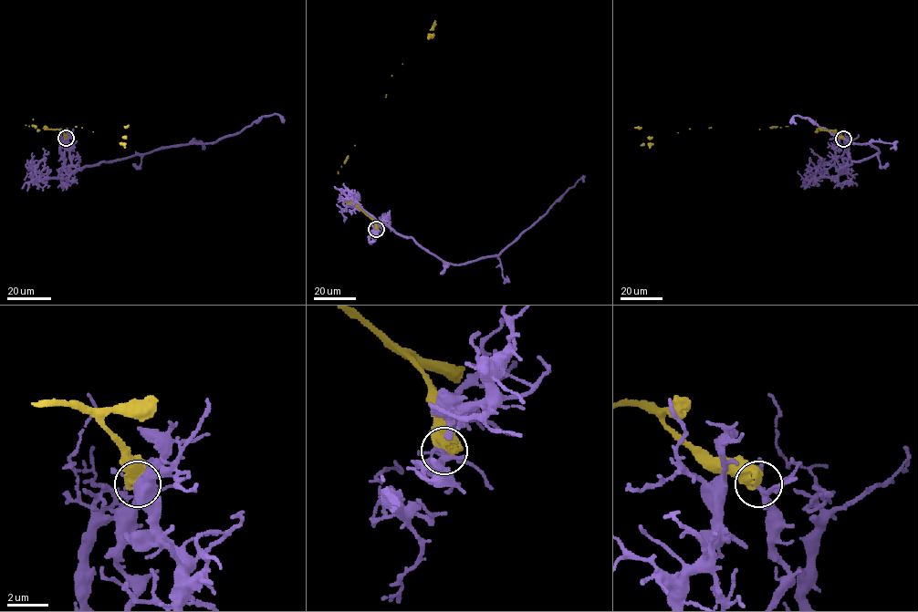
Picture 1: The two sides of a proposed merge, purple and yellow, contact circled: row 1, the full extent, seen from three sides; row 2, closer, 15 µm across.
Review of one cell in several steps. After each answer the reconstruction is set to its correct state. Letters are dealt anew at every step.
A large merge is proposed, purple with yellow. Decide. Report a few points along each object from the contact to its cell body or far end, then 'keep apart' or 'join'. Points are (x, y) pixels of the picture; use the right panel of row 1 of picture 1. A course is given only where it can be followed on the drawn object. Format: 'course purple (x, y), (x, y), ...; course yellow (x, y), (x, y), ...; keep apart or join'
course purple (843, 139), (840, 172), (852, 161), (879, 153), (870, 144), (852, 144), (807, 118), (794, 116), (796, 124); course yellow (843, 138), (832, 130), (819, 129), (815, 132), (774, 127), (690, 129), (678, 132), (634, 127); keep apart

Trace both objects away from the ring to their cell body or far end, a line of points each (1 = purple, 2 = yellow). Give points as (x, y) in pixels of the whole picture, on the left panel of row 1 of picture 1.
1: (66, 138), (64, 170), (67, 173), (175, 145), (213, 143), (238, 133), (263, 116), (278, 114), (283, 122)
2: (66, 138), (58, 129), (44, 128), (38, 130), (33, 125), (81, 128), (93, 131), (127, 126)

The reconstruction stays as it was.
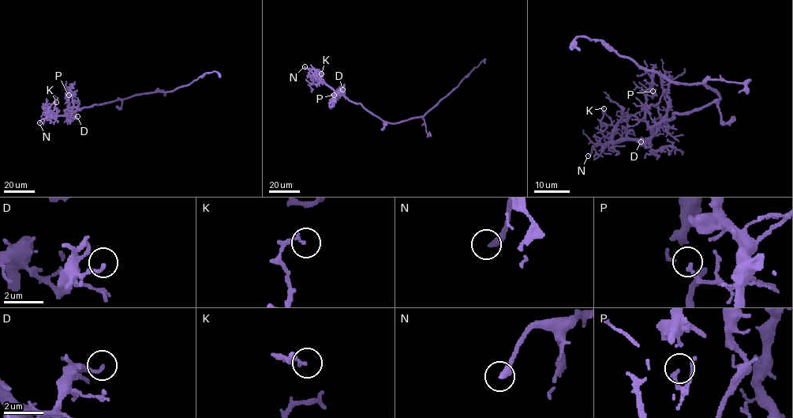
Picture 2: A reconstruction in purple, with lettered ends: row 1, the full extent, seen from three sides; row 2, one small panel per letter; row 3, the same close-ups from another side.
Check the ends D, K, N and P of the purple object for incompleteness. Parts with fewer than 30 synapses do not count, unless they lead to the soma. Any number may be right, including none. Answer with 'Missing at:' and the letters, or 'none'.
Missing at: N

